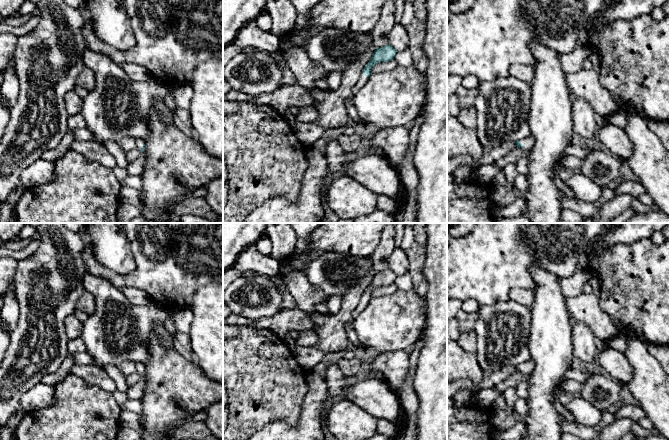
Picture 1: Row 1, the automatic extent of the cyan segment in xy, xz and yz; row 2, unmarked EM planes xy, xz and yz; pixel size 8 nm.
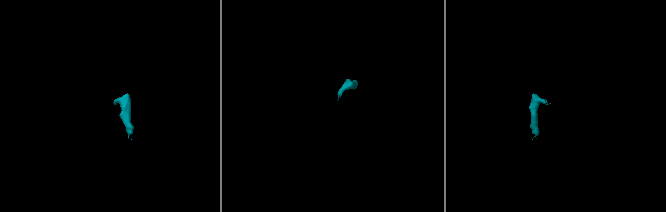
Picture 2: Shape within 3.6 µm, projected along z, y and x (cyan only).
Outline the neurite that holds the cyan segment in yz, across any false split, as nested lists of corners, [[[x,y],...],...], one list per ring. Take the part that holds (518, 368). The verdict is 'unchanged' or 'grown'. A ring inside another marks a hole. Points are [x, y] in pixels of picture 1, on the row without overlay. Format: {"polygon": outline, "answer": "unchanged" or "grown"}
{"polygon": [[[529,360],[523,364],[514,366],[517,371],[529,374],[534,369],[534,363]]], "answer": "grown"}

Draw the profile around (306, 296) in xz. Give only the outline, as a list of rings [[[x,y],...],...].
[[[279,260],[279,271],[276,276],[294,297],[297,308],[307,314],[316,312],[315,306],[329,299],[311,285],[304,273],[295,270],[284,260]]]

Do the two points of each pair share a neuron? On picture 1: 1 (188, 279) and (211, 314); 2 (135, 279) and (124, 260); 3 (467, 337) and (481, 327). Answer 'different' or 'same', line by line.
1: different
2: different
3: different

